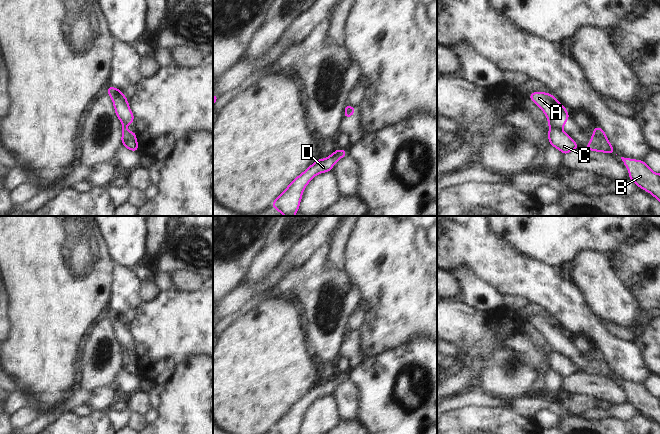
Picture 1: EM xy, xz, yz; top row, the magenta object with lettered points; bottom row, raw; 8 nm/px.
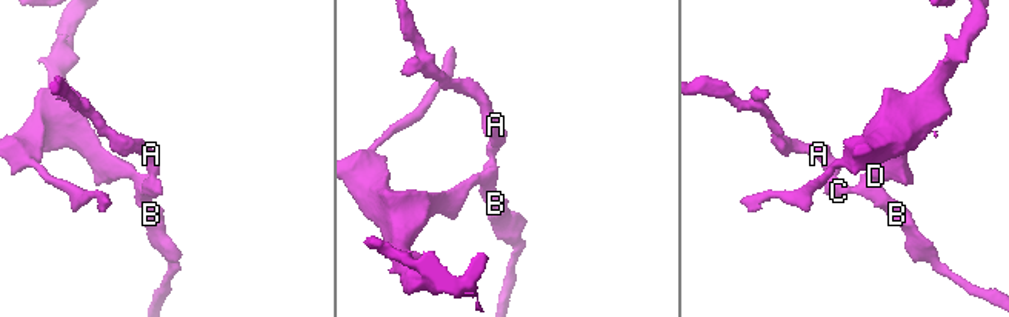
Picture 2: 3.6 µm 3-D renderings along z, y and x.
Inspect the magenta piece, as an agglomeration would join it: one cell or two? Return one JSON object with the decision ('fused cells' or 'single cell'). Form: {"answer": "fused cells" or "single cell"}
{"answer": "fused cells"}

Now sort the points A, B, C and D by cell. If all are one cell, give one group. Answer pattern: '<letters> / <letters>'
A / B C D

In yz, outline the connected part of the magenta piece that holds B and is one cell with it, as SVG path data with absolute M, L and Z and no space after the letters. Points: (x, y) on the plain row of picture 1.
M621 381L629 395L629 403L635 406L639 412L653 419L660 426L660 398L652 395L649 390L641 385Z

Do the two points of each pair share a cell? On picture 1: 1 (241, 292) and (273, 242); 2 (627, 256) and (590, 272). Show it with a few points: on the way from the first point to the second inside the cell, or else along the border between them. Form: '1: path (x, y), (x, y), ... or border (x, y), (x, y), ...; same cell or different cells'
1: border (268, 274), (254, 285), (240, 284); different cells
2: border (607, 254), (616, 276), (624, 283); different cells

